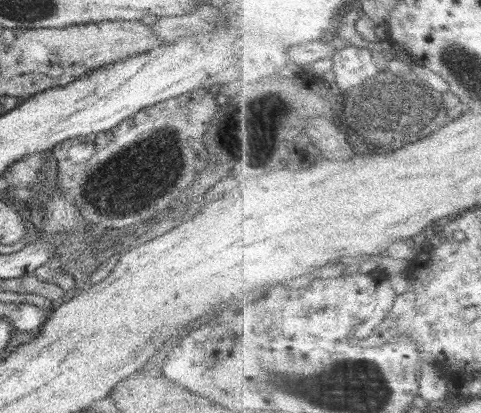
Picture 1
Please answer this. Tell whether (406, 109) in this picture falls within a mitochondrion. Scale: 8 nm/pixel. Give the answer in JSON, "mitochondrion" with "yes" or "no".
{"mitochondrion":"yes"}

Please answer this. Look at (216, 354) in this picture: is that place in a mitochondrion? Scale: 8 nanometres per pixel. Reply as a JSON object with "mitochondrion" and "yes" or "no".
{"mitochondrion":"no"}

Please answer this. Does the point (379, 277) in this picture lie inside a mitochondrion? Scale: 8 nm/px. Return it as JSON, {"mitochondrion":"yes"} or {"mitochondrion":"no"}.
{"mitochondrion":"no"}

